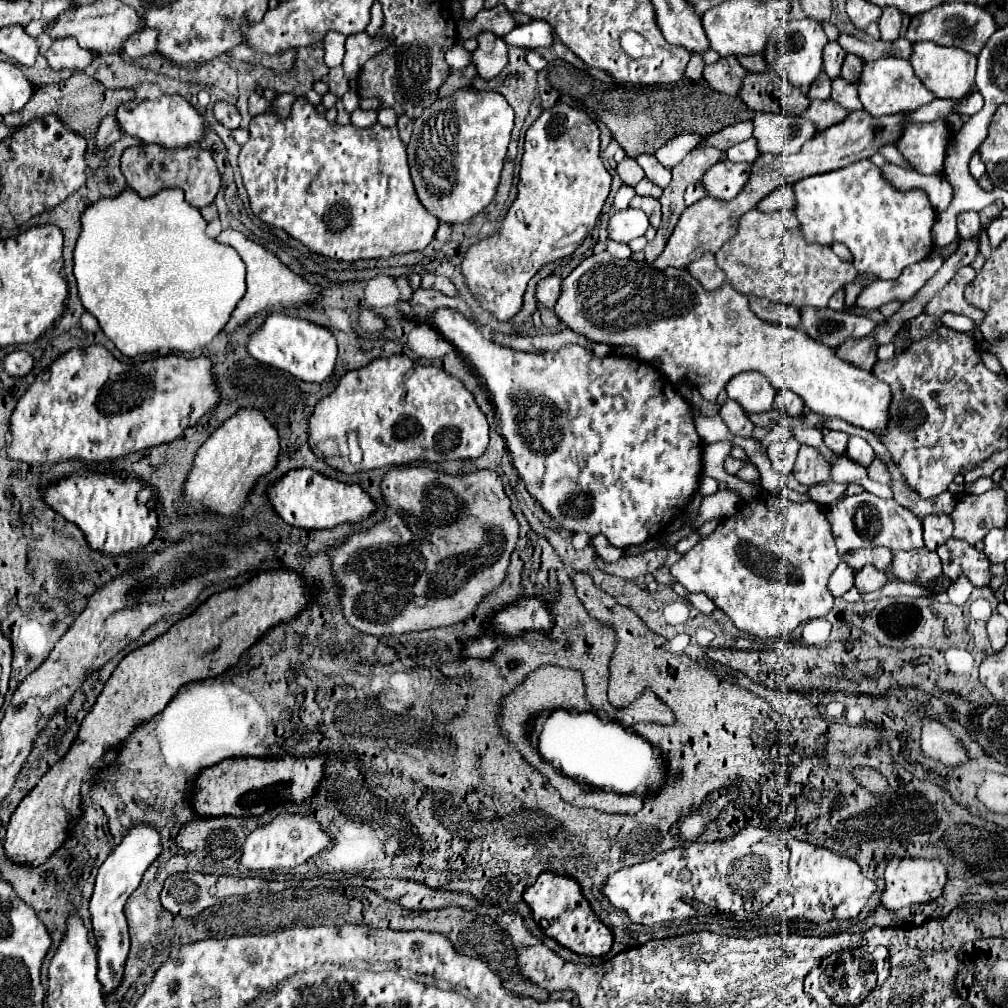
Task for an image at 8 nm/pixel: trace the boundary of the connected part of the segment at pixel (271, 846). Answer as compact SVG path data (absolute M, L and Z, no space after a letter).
M280 815L272 823L258 827L252 831L242 847L242 867L256 871L256 869L282 869L282 867L296 867L306 859L314 857L322 849L330 847L332 839L324 833L316 819L300 817L300 815Z

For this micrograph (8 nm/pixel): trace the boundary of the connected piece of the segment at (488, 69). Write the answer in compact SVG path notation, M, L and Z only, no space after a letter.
M480 33L472 63L476 65L480 77L492 79L508 63L508 45L504 45L504 39L496 37L494 33Z

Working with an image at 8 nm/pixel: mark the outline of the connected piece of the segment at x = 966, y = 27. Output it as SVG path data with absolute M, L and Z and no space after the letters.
M942 3L936 9L926 11L924 15L912 17L906 31L906 39L912 43L932 41L938 45L954 45L972 55L978 55L980 49L984 47L984 41L988 41L988 37L994 31L996 31L996 23L984 7L972 5L972 3Z

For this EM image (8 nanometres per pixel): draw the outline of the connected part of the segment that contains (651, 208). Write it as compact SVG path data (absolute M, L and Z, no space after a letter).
M634 195L634 199L630 201L630 207L634 209L642 209L648 219L650 219L650 225L654 229L658 229L660 225L660 201L654 199L654 197L642 197L642 195Z

